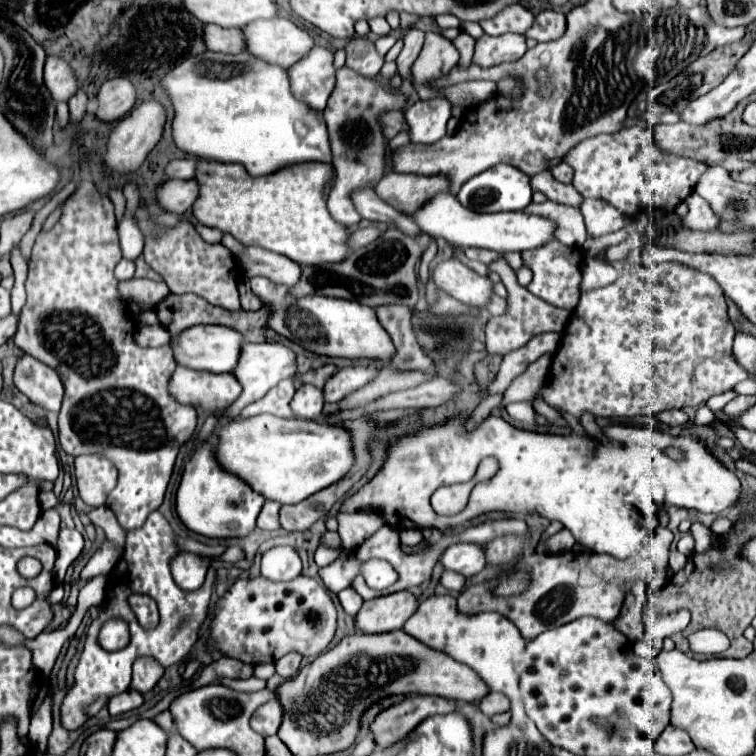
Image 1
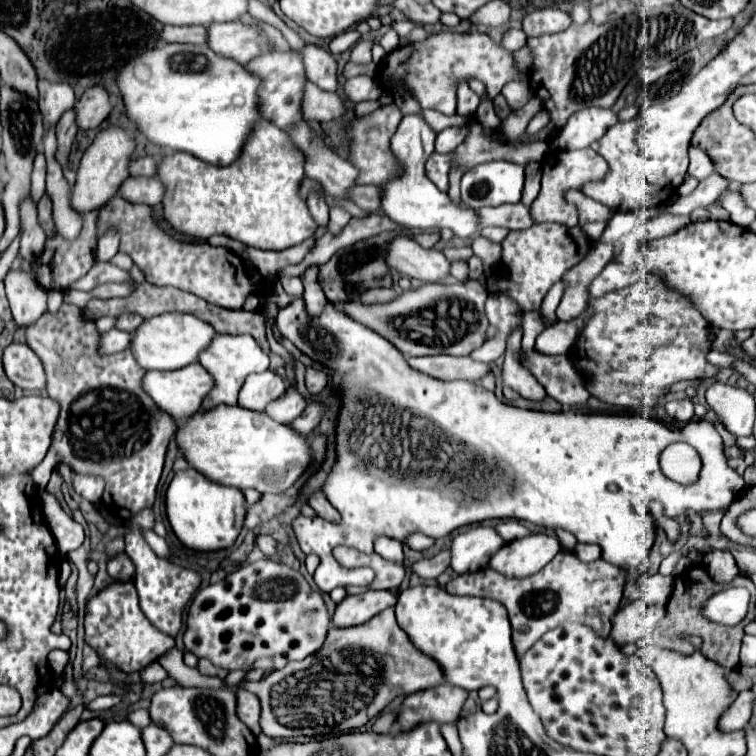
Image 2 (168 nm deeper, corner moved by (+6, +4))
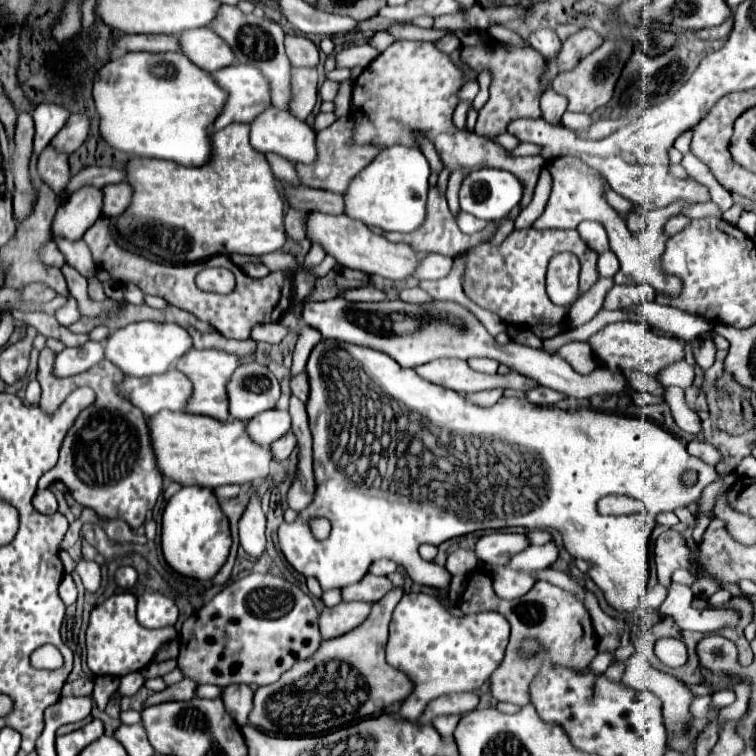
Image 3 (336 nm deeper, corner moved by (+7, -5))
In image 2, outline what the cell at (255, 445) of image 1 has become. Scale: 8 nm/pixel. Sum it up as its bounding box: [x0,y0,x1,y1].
[175,404,311,494]

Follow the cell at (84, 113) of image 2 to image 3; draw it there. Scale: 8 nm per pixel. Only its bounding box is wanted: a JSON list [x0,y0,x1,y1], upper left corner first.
[52,113,90,155]

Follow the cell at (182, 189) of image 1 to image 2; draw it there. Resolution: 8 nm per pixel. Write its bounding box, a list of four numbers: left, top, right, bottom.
[119,178,163,206]

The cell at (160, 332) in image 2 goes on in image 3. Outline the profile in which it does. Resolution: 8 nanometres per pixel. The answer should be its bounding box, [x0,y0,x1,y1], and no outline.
[106,321,194,377]

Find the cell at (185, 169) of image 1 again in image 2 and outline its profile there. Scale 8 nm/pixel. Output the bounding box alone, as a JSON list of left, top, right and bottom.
[129,158,157,176]

